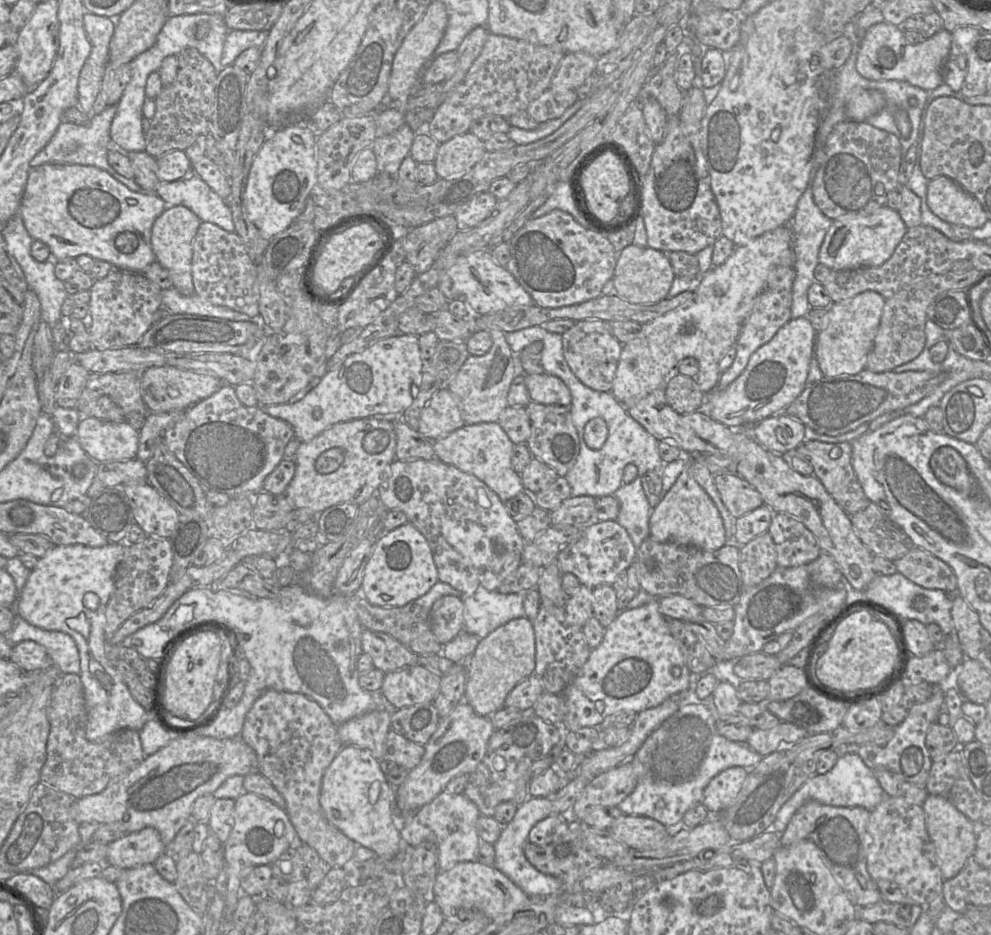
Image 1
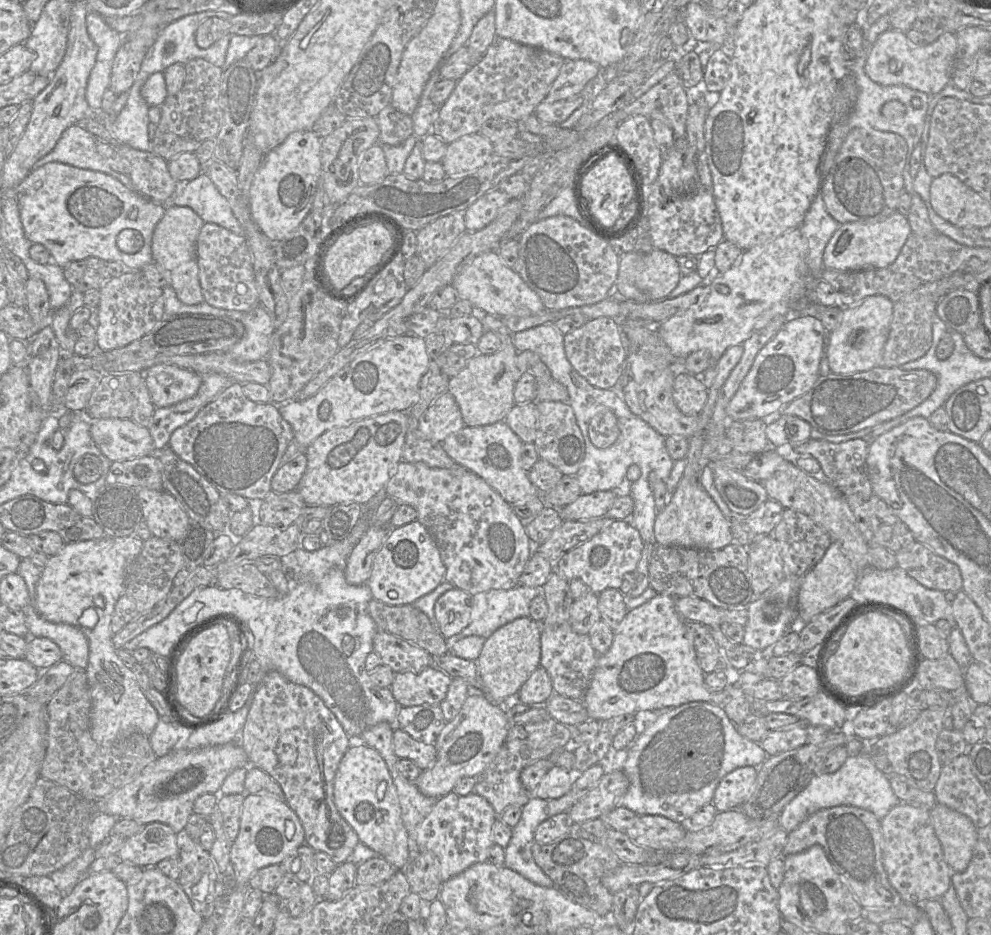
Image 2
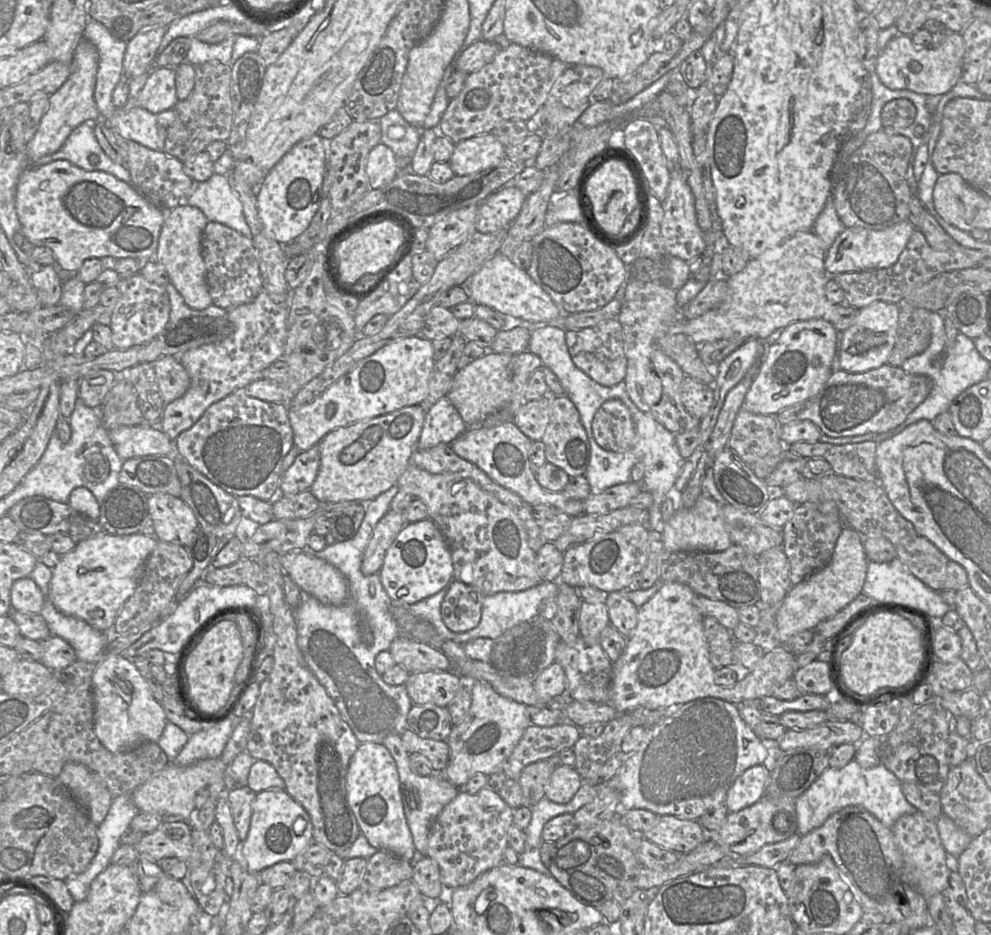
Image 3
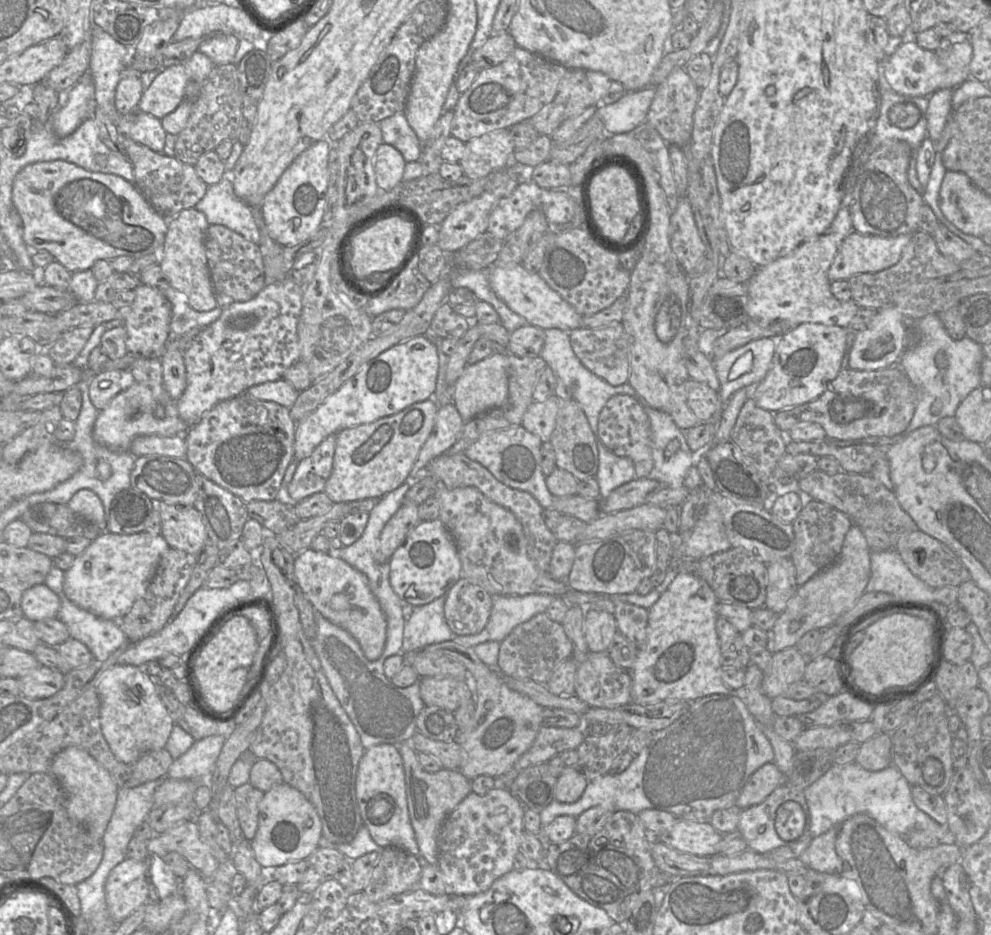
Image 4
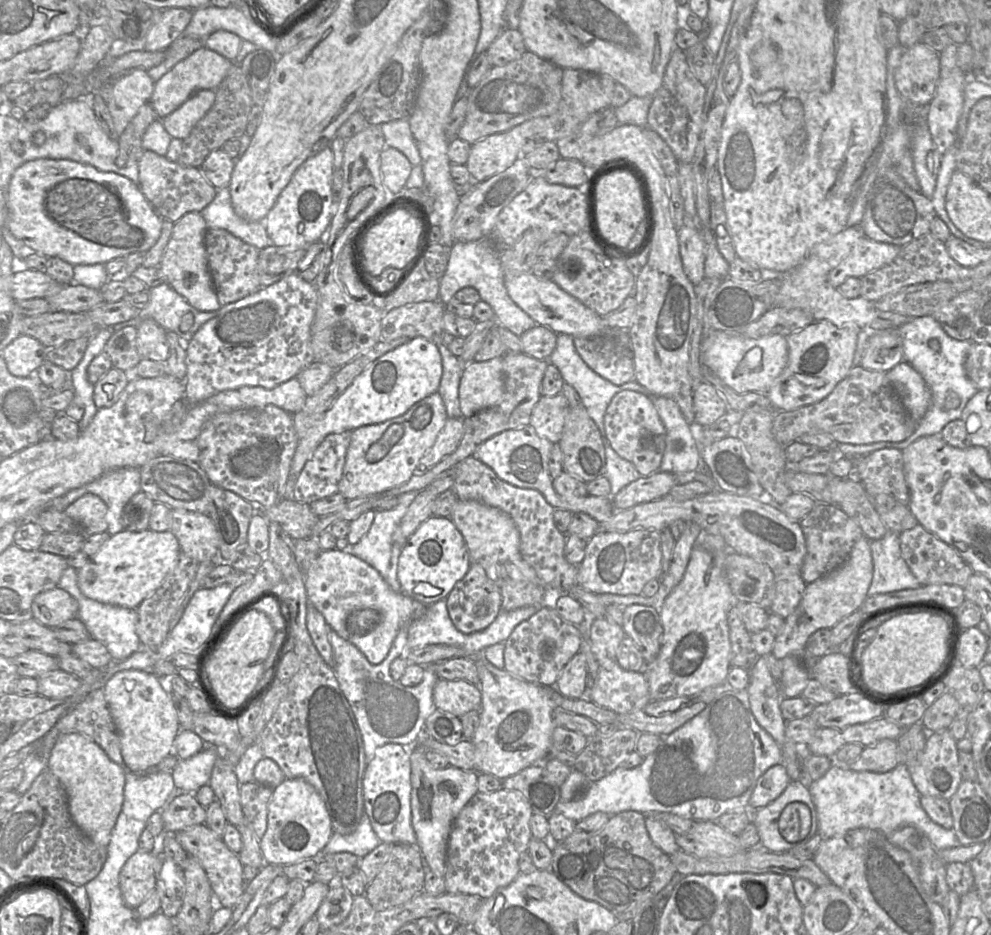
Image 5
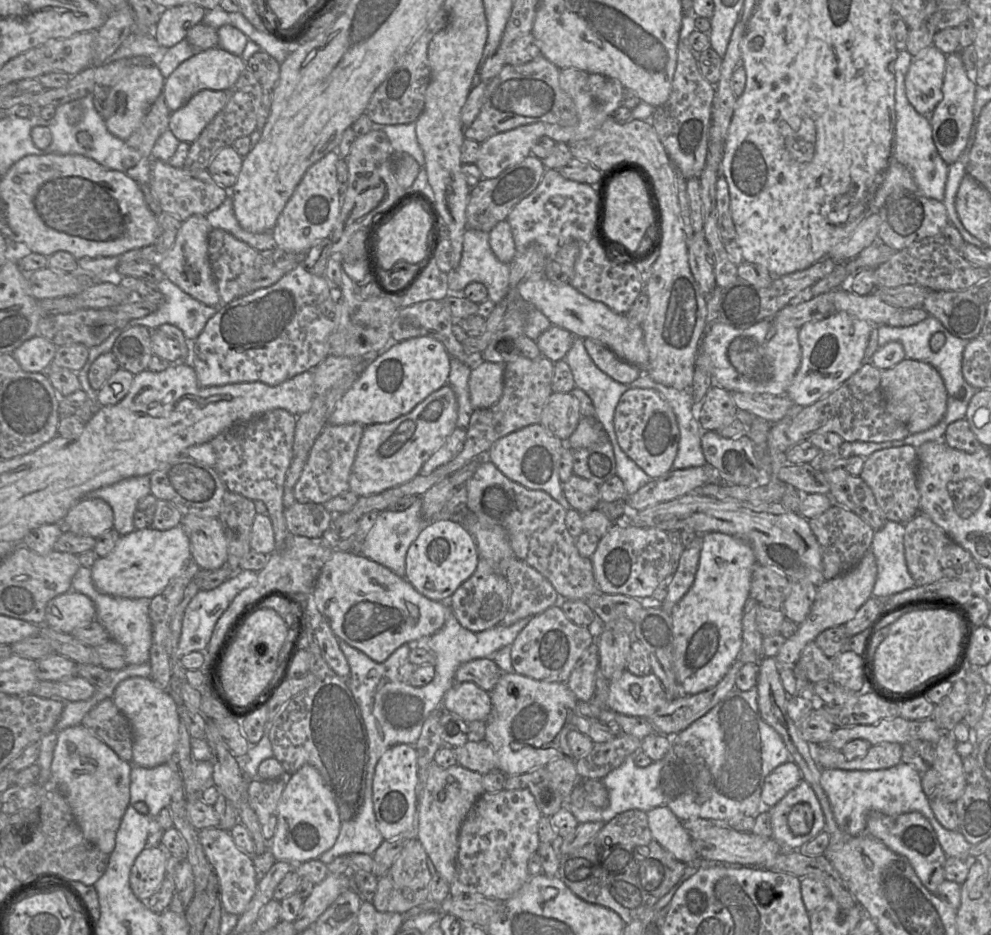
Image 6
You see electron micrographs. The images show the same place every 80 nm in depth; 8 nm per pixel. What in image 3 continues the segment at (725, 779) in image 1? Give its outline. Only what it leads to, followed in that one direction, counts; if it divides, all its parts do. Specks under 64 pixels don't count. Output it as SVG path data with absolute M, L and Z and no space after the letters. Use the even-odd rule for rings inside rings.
M762 765L746 769L727 792L725 805L729 812L736 812L759 801L770 781L770 770Z

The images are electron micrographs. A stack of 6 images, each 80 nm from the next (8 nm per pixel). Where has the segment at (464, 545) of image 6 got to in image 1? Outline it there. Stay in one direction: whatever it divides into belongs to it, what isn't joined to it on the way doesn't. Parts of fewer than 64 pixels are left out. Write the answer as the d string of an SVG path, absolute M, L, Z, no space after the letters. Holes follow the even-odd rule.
M407 522L384 532L375 541L364 570L360 593L376 606L402 607L426 594L437 581L438 572L427 539L412 523Z

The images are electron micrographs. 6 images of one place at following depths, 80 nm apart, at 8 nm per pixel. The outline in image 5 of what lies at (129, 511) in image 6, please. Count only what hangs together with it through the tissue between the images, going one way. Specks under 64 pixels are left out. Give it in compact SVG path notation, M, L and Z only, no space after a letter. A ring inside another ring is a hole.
M118 468L53 499L47 508L65 511L70 504L81 496L87 493L95 494L107 505L107 532L113 535L124 530L122 525L123 507L139 491L141 491L141 473L139 468Z

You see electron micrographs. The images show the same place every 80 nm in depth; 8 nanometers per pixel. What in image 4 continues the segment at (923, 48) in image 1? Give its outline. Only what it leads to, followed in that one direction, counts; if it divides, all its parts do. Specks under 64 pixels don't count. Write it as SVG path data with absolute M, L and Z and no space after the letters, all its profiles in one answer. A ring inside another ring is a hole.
M904 41L898 49L882 62L885 78L900 95L929 97L940 89L955 89L970 78L973 47L970 41L957 41L949 49L947 58L939 58L935 51L921 48L915 41Z

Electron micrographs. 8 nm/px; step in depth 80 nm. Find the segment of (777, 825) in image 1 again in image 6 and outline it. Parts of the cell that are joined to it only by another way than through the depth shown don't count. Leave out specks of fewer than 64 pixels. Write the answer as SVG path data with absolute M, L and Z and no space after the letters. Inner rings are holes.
M900 762L896 766L879 770L822 769L820 783L833 811L835 821L845 836L865 833L868 815L880 812L889 816L919 812L930 822L947 857L970 861L971 844L959 831L948 830L935 818L930 800L921 786L921 773L912 765Z

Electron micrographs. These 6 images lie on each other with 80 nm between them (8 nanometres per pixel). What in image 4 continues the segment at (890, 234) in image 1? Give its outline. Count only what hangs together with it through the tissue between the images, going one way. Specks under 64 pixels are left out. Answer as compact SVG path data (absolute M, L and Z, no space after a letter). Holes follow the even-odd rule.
M852 231L843 240L829 270L830 281L848 280L861 273L873 273L895 265L914 234L903 234L897 237L863 235Z

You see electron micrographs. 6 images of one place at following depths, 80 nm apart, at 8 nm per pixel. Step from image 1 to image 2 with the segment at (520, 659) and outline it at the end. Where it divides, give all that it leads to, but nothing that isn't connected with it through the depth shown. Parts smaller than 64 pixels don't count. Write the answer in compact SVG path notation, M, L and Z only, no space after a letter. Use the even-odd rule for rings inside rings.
M522 617L505 624L485 639L481 653L475 662L486 688L486 696L490 701L499 704L507 697L518 693L524 682L538 668L541 657L542 627L543 622Z

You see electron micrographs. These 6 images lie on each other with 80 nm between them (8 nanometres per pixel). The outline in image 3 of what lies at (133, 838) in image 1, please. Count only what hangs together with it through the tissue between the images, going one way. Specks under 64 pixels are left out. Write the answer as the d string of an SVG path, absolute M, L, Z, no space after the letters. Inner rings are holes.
M188 821L162 822L153 832L144 834L135 848L141 858L158 862L176 857L186 861L193 853L191 831Z

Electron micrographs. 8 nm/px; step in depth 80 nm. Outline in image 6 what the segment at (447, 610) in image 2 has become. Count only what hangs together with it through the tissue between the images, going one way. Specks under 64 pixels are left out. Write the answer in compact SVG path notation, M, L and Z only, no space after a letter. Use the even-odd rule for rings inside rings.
M479 559L474 573L449 599L449 607L458 622L472 632L481 632L500 623L507 613L511 589L506 577L494 571L485 559Z

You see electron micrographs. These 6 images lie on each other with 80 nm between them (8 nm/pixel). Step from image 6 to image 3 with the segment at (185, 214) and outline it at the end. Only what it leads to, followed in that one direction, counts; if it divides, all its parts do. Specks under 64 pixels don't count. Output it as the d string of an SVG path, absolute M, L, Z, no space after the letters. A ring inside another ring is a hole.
M114 133L117 144L124 151L125 164L130 172L131 183L146 199L165 212L170 211L180 204L185 204L187 199L196 189L195 182L187 176L183 169L183 162L167 155L163 151L151 150L135 141L126 139Z

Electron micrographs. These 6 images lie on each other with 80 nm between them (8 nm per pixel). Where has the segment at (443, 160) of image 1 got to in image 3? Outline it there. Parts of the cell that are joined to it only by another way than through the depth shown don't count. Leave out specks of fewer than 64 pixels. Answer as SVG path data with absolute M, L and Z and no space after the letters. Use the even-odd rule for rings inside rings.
M486 133L456 143L448 164L455 176L465 176L497 167L505 158L505 146Z

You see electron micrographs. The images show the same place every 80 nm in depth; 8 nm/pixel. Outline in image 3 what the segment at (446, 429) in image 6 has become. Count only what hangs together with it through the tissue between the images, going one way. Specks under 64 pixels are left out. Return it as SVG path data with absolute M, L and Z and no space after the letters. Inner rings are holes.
M412 405L330 431L318 443L320 467L309 491L320 503L336 503L370 502L389 490L411 464L425 415L420 405Z

